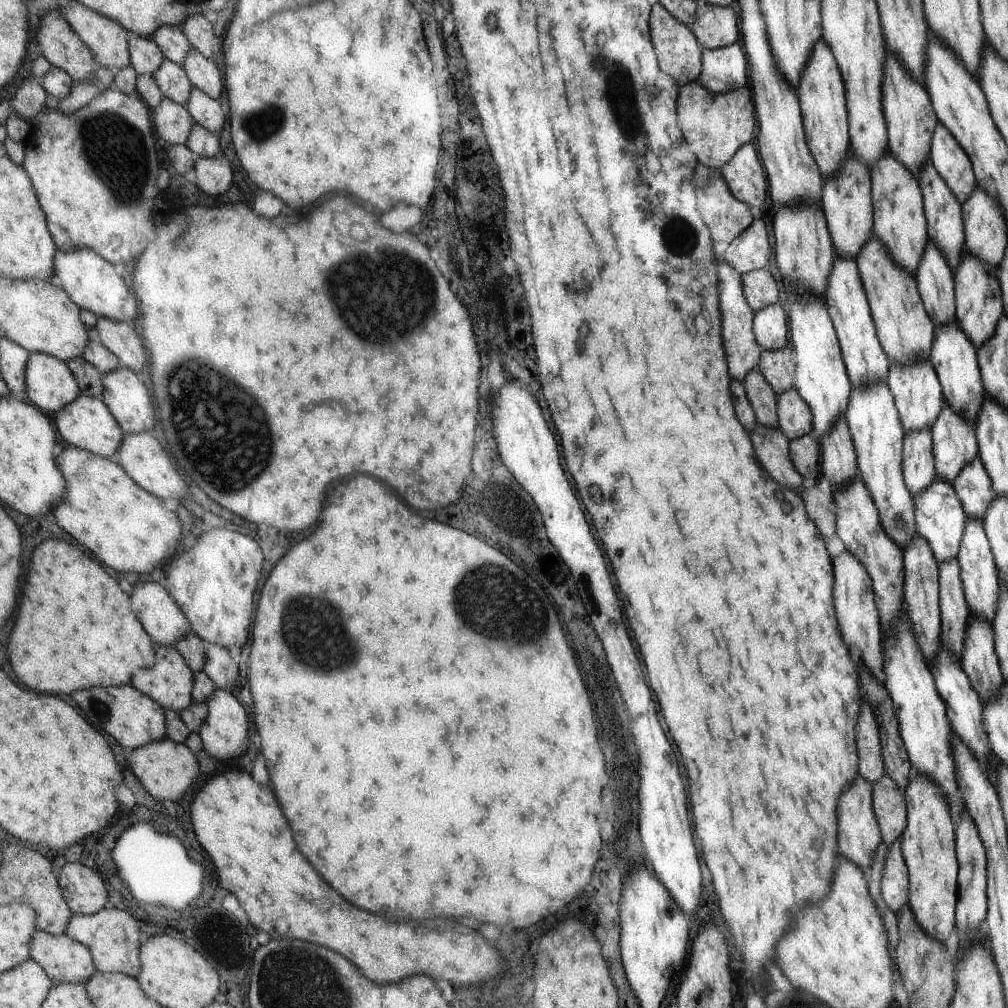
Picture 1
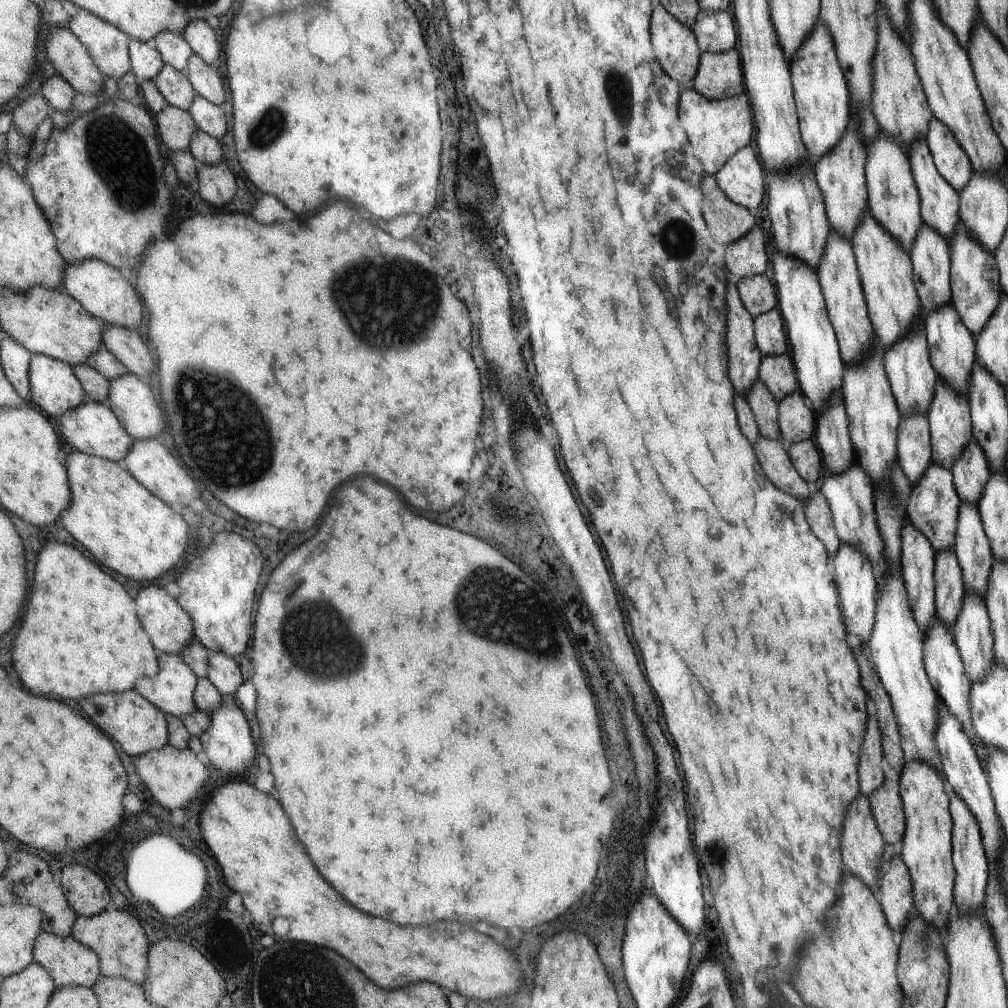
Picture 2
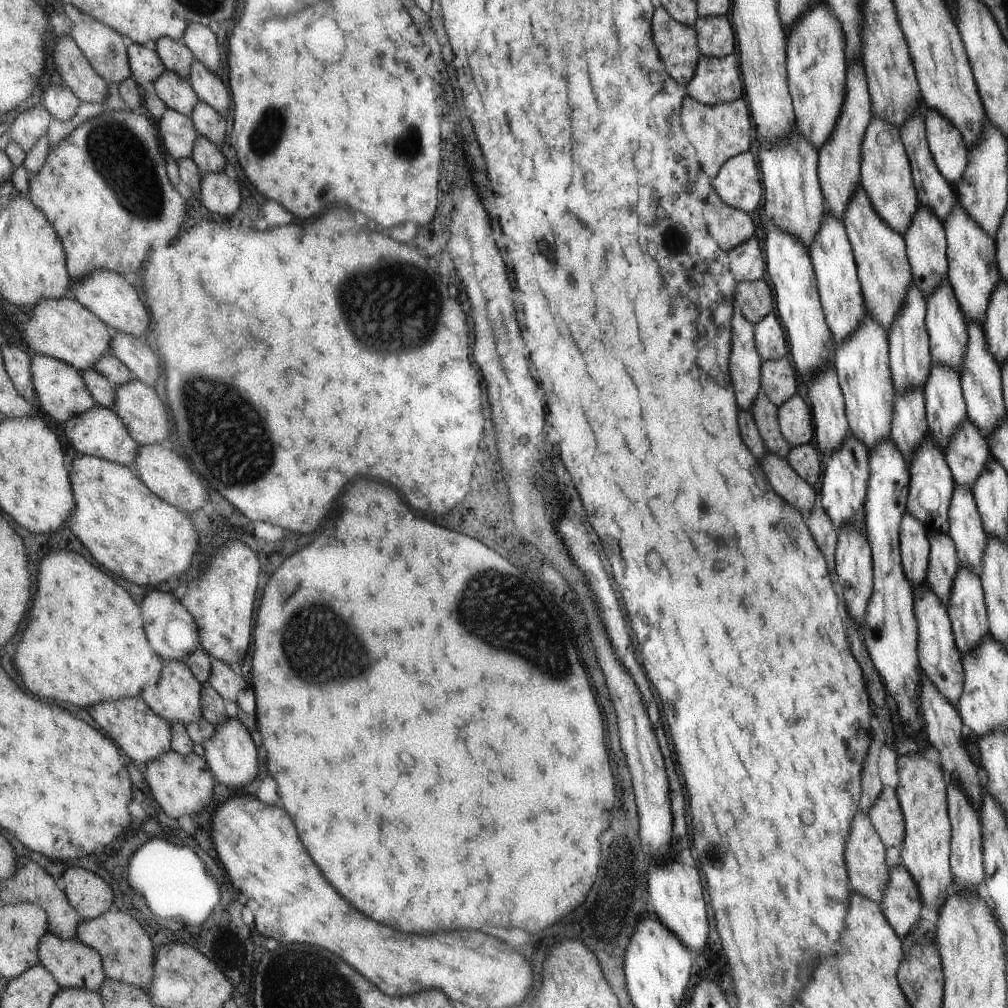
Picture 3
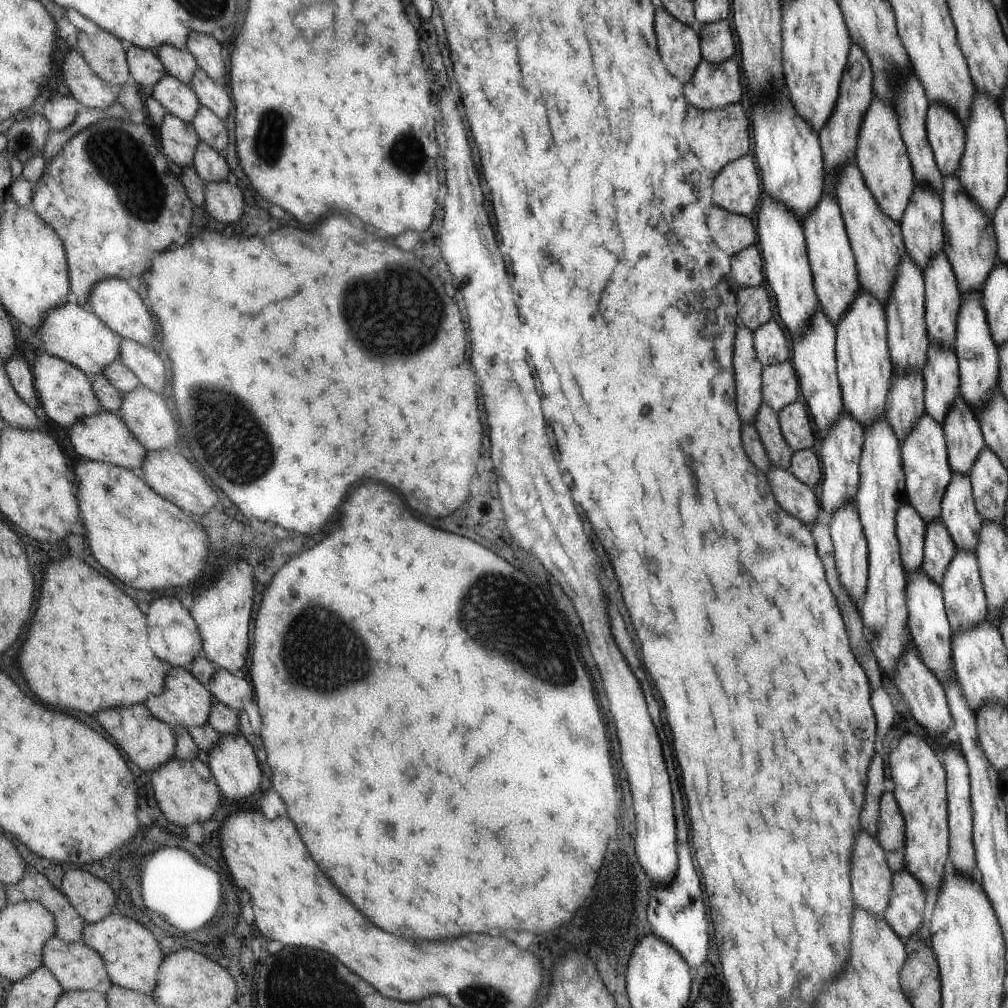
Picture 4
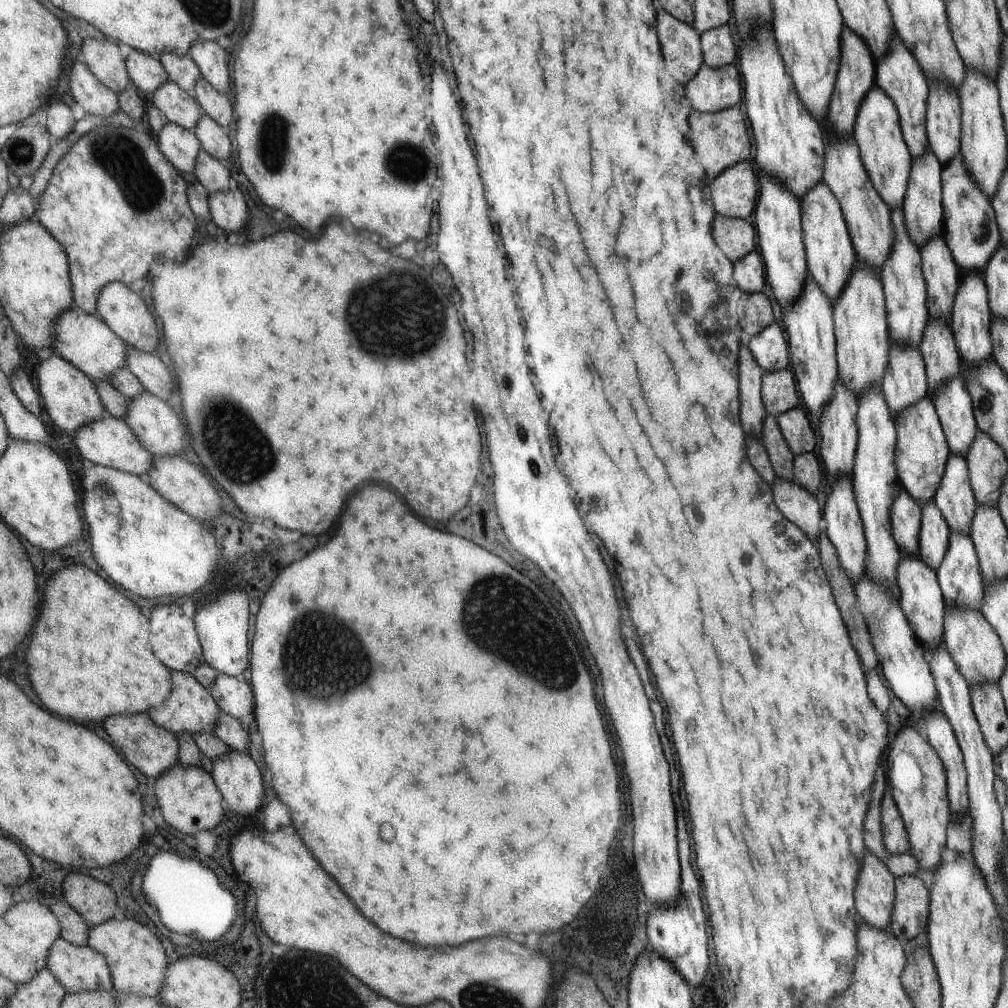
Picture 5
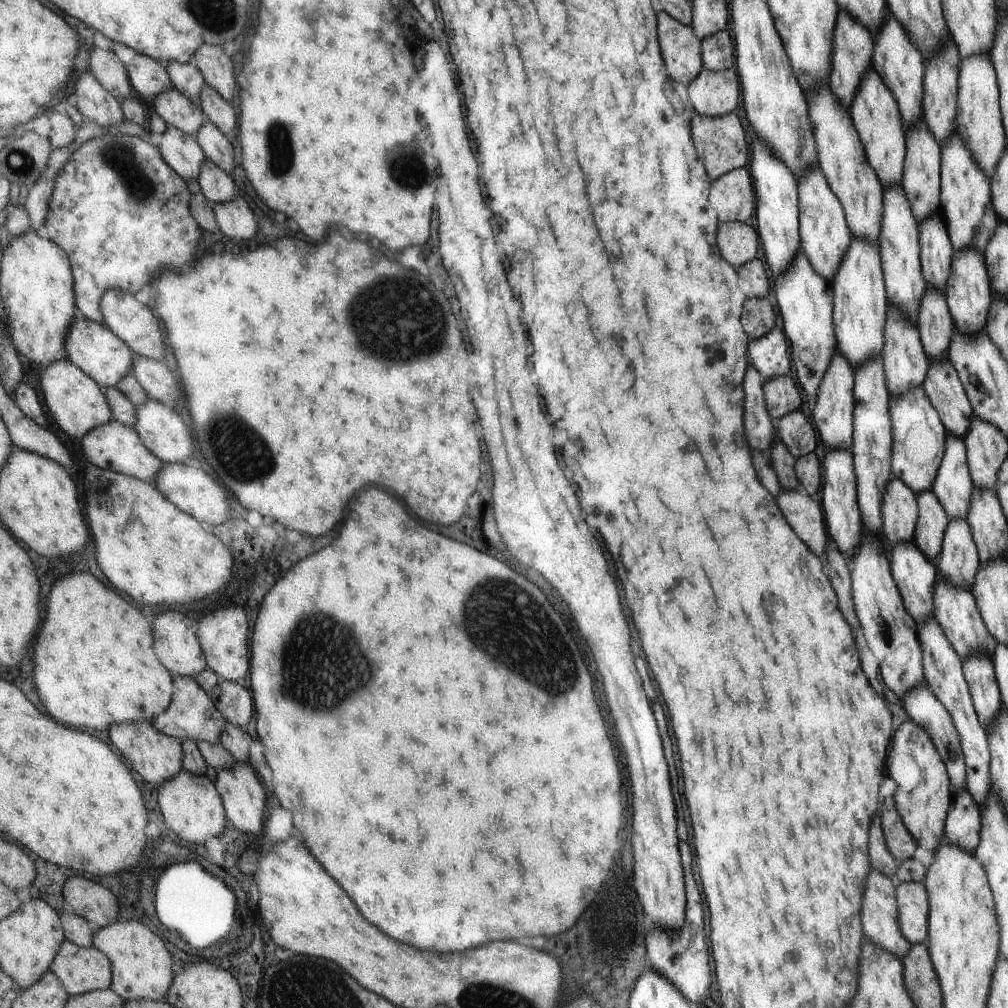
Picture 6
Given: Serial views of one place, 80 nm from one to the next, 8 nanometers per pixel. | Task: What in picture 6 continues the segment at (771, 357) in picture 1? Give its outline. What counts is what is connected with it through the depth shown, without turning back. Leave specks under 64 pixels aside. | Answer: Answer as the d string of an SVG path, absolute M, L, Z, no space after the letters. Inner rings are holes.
M789 374L768 378L763 390L766 394L766 409L774 421L794 411L801 402L801 396Z

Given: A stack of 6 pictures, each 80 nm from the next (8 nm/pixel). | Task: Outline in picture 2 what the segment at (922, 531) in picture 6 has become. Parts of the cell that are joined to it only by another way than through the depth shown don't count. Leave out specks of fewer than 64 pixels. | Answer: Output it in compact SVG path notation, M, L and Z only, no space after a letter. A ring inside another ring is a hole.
M951 547L935 551L934 582L937 618L946 624L947 630L952 632L952 626L957 621L965 597L965 584L962 581L962 569Z

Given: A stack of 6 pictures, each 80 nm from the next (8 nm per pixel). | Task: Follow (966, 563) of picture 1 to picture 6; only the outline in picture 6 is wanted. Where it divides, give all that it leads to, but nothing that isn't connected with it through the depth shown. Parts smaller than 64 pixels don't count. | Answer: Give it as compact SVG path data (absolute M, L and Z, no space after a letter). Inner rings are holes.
M947 433L945 453L930 488L942 504L949 519L965 519L969 513L973 482L963 437L958 439Z

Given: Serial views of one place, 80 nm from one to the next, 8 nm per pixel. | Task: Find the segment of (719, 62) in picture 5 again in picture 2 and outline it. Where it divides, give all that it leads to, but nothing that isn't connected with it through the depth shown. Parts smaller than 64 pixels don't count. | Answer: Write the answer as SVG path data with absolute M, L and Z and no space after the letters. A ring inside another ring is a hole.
M699 9L692 25L698 46L710 53L725 52L735 48L738 34L735 34L731 13L727 11L712 11Z

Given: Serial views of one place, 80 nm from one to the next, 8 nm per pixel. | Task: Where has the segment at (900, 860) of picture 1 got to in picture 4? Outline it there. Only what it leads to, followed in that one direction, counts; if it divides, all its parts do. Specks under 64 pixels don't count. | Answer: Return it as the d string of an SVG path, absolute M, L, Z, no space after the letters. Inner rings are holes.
M906 869L895 872L892 878L890 906L883 919L905 944L907 938L916 933L923 923L924 887Z

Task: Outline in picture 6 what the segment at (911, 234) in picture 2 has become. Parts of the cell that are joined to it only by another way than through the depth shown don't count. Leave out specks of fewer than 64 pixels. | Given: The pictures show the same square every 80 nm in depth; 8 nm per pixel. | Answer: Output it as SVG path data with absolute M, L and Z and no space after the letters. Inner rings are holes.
M872 66L867 69L867 78L863 78L863 86L859 86L859 94L851 101L848 108L854 129L859 130L859 138L863 138L867 162L875 170L880 185L884 188L899 185L905 165L906 135L898 103L889 88L885 88L881 76Z

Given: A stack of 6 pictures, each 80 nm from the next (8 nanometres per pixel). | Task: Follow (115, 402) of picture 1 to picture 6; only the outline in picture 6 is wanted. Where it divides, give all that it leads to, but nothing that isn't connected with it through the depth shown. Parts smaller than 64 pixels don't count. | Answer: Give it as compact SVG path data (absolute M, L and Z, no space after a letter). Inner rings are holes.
M148 398L137 405L133 427L147 450L163 463L183 463L193 452L189 428L159 401Z

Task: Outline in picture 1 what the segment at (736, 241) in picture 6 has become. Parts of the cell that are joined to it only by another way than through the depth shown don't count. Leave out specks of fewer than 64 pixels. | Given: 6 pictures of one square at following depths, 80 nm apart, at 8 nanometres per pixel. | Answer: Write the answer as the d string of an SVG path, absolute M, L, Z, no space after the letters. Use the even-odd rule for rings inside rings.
M697 162L694 166L693 183L695 196L698 199L698 210L703 222L709 228L710 237L715 242L731 242L751 222L751 212L744 202L739 202L728 189L720 169L714 169Z

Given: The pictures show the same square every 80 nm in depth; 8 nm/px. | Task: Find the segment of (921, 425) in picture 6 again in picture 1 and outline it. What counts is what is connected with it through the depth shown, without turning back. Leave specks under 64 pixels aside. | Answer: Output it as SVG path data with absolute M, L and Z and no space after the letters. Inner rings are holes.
M936 474L934 482L921 493L912 495L915 506L915 524L917 536L926 539L927 546L933 551L938 563L956 558L960 542L963 538L967 516L962 509L962 501L951 483Z

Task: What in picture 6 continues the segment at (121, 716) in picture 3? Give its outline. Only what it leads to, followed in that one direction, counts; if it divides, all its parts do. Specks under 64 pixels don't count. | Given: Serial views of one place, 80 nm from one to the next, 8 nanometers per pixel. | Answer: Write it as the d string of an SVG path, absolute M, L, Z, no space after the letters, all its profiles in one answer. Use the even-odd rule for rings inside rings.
M123 722L123 724L115 724L115 726L111 726L109 736L119 746L119 750L125 756L125 760L135 768L135 772L143 780L153 782L155 786L169 780L182 769L183 753L181 740L161 734L158 730L155 730L155 727L150 722Z

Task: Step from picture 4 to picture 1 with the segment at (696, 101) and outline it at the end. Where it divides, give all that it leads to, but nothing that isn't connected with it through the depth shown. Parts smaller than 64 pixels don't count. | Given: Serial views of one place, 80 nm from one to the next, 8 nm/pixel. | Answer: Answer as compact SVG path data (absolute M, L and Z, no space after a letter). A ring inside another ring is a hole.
M737 42L718 49L703 49L701 86L712 94L723 94L739 87L745 87L747 63L744 50Z

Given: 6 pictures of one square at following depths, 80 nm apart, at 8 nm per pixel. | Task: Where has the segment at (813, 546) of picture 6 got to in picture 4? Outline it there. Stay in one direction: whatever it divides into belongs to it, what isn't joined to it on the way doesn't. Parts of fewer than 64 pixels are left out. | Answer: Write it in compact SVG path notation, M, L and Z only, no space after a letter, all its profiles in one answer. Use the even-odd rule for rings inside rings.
M773 465L767 470L767 478L771 478L771 490L775 490L775 502L779 502L779 506L783 506L783 510L793 514L799 522L813 526L819 504L811 488L794 478L789 471Z

